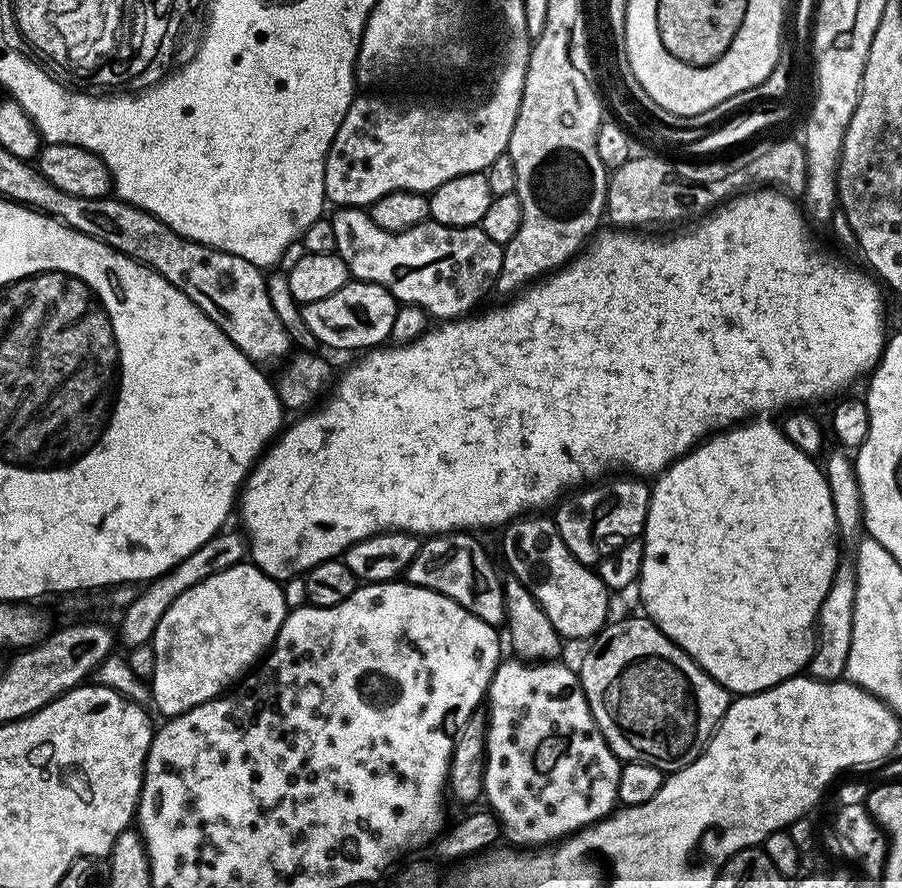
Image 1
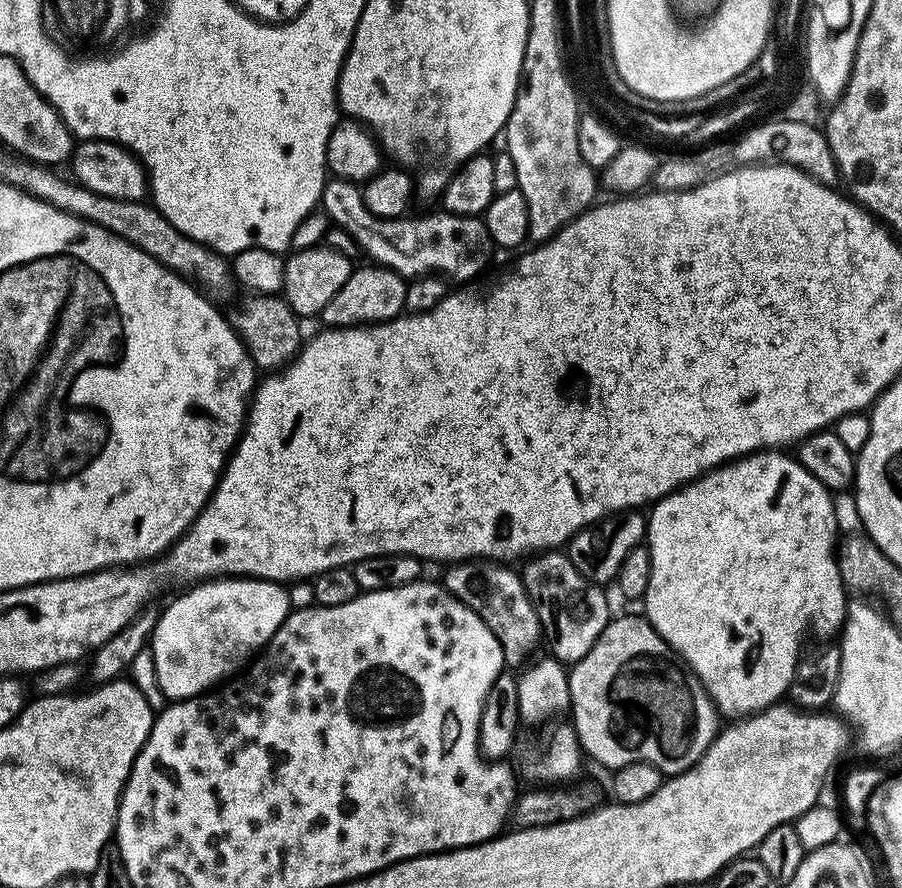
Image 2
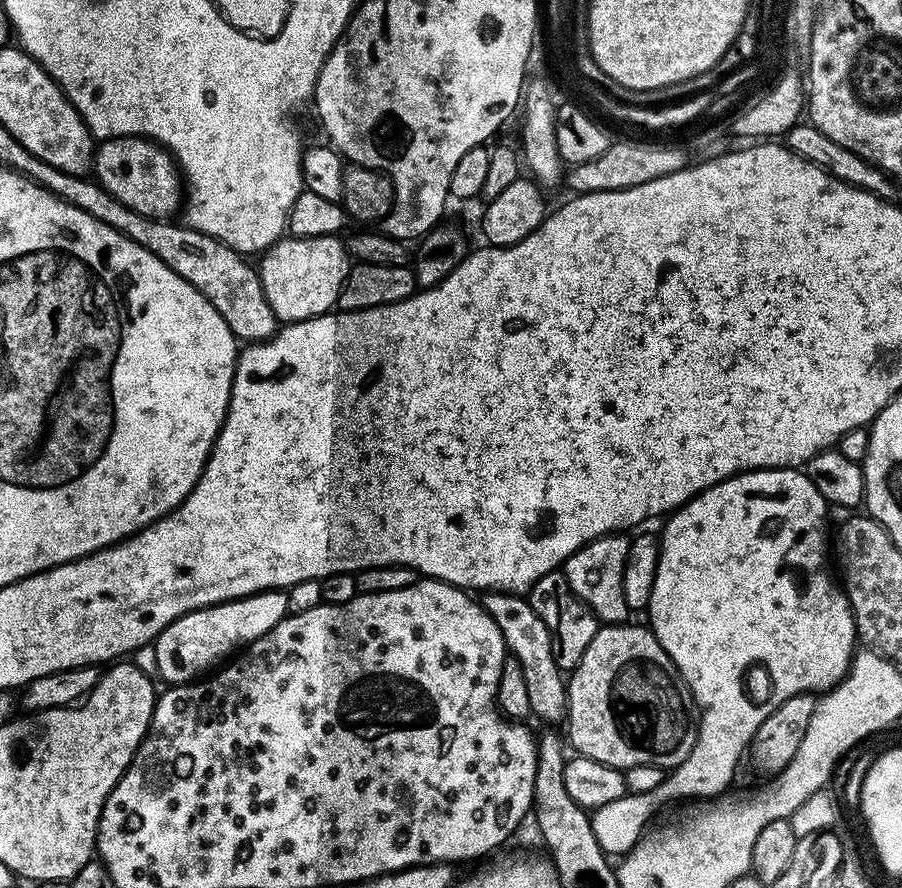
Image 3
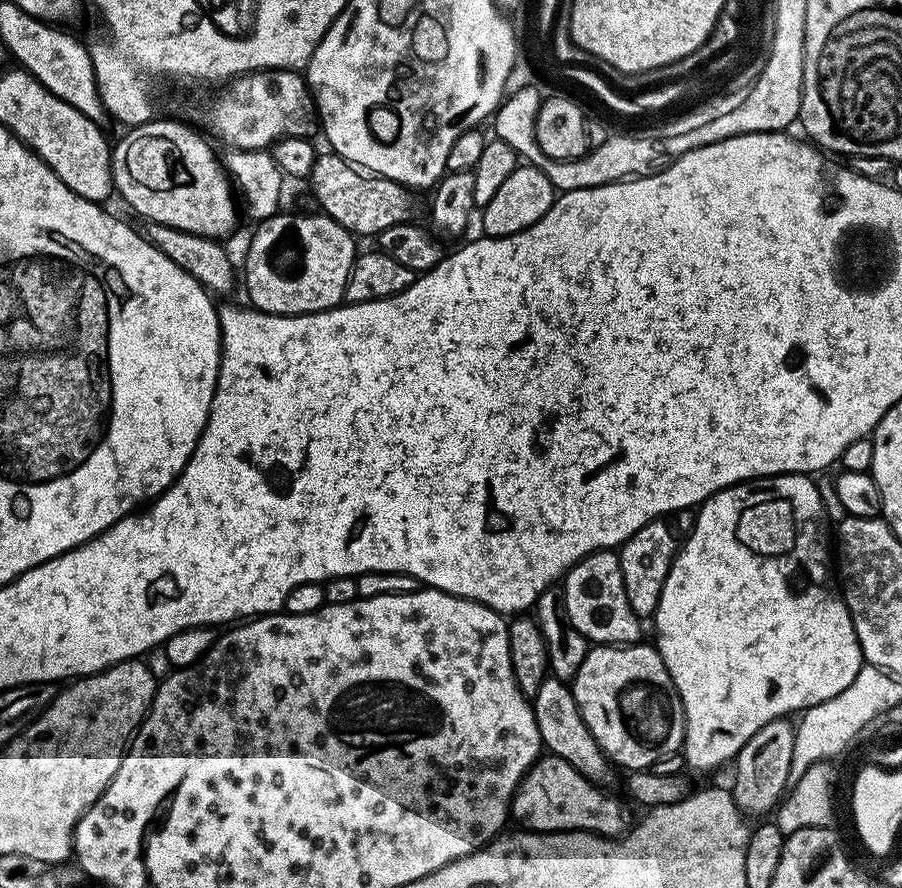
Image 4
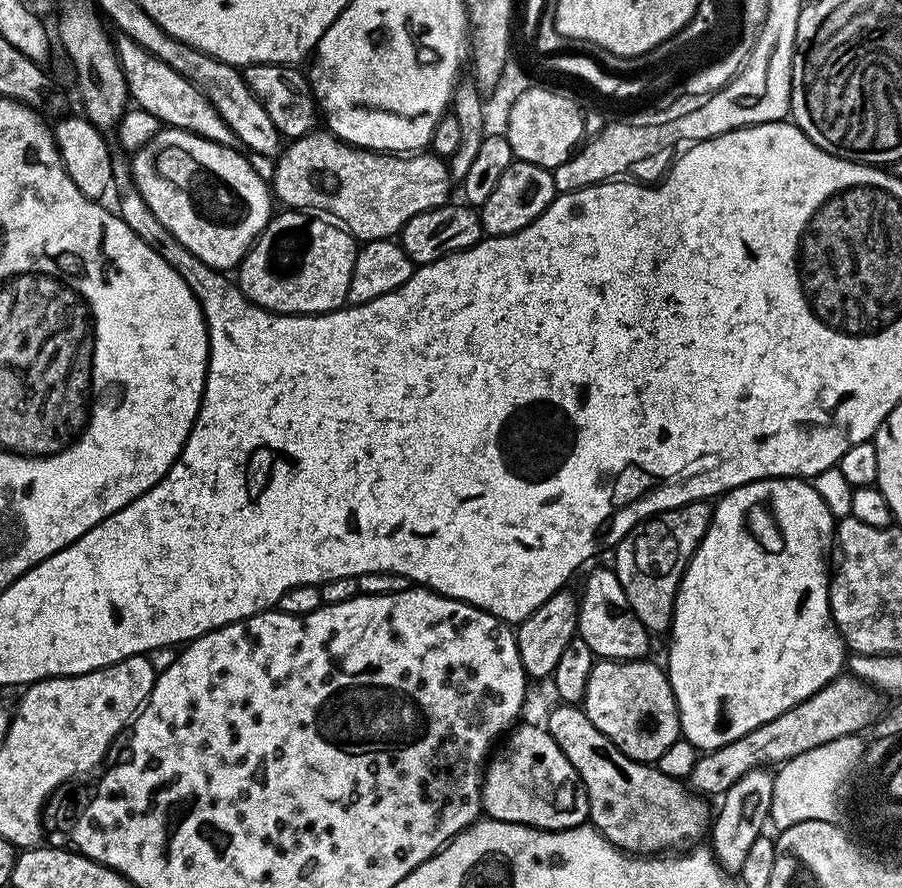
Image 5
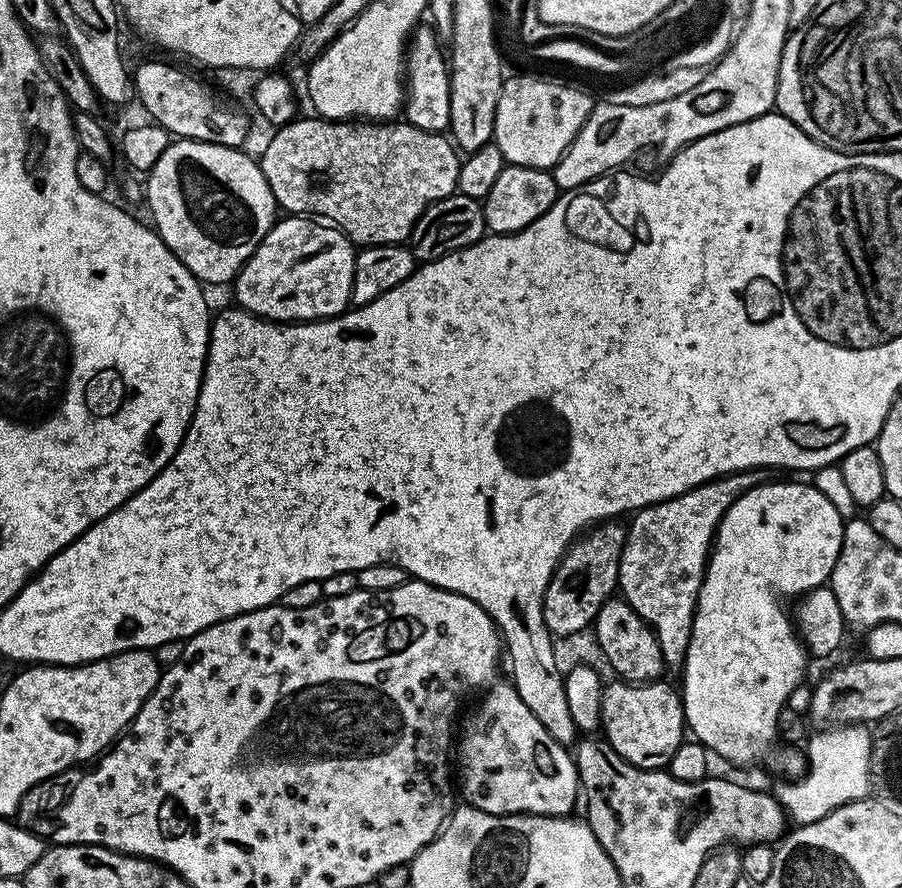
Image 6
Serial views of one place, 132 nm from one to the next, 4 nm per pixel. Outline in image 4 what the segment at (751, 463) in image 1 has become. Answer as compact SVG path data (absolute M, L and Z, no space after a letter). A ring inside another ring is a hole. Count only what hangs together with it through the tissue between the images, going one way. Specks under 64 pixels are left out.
M785 474L742 484L731 484L728 488L723 488L721 492L708 497L703 504L699 505L696 514L692 533L685 540L683 537L674 562L670 566L670 574L666 574L666 582L662 586L662 594L654 617L657 632L654 647L660 652L662 662L666 662L666 670L670 670L670 678L674 678L674 686L682 698L684 763L689 769L692 767L700 772L708 772L711 768L726 763L727 760L728 763L735 761L742 746L746 746L746 742L750 742L750 738L754 738L754 734L758 734L758 730L762 730L766 722L779 720L792 714L788 712L799 713L803 709L813 708L815 704L821 704L842 694L842 690L846 690L846 686L854 682L858 670L864 667L866 661L860 649L858 634L854 634L854 622L850 618L848 607L844 604L844 597L834 583L833 569L832 572L828 569L830 536L829 533L828 536L824 533L826 517L815 479L804 474ZM551 754L541 755L522 778L512 796L511 815L533 832L591 832L597 836L620 838L629 831L628 812L612 796L607 796L588 777L574 770L570 762Z

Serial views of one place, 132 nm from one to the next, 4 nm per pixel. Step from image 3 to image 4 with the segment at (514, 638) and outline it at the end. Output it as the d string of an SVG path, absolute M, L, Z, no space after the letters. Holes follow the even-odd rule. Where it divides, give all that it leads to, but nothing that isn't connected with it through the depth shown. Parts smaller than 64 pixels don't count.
M555 678L544 680L542 686L538 686L538 694L534 697L532 709L538 722L541 745L551 755L570 762L570 766L574 766L574 770L578 770L589 780L600 782L604 771L610 768L610 761L590 734L584 719L580 717L576 699L572 697L571 687L563 680Z

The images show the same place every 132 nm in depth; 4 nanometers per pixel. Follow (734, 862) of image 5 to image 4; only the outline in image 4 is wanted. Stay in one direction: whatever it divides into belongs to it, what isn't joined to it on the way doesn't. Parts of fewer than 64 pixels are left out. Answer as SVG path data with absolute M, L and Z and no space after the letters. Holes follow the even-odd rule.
M781 718L779 720L771 720L766 722L766 726L762 726L762 730L758 730L758 734L754 734L754 738L750 738L750 742L746 742L746 746L742 746L742 750L736 755L734 767L736 767L736 777L730 783L730 791L734 802L745 817L760 816L756 818L764 818L764 816L773 811L779 805L782 797L785 795L786 789L790 784L792 774L792 759L794 758L794 742L796 741L796 728L791 719Z

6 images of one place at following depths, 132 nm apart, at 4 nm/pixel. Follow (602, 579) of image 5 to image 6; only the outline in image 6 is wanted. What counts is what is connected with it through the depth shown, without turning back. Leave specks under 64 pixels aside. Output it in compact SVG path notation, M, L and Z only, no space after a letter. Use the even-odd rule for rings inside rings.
M623 598L607 600L598 610L594 621L596 644L604 655L604 660L617 672L624 682L651 682L665 675L666 665L658 638L652 628L635 612Z

